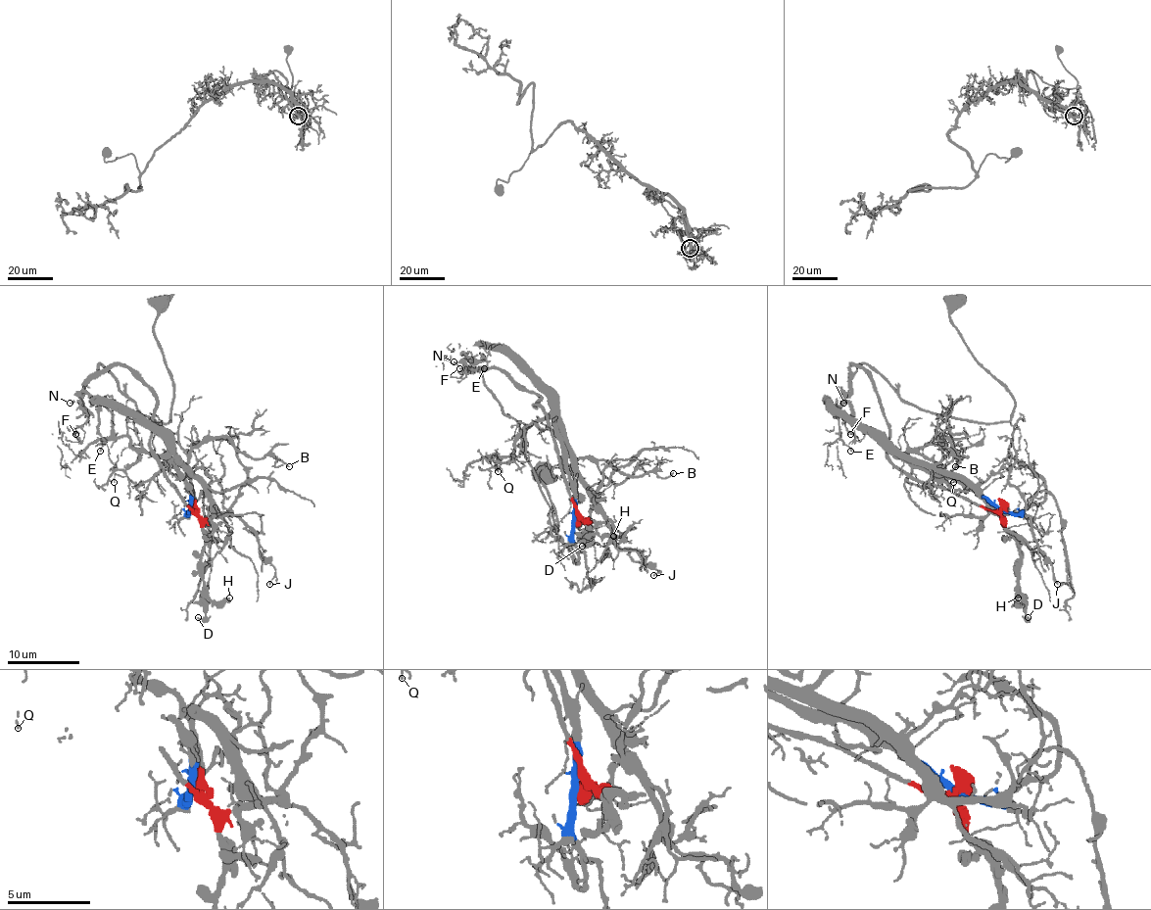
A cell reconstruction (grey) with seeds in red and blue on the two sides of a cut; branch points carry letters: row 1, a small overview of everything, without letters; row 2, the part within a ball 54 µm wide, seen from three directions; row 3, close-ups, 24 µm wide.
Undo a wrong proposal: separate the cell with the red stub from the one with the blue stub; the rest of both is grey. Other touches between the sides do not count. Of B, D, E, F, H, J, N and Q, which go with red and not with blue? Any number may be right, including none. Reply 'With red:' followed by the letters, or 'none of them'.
With red: D, E, F, H, N

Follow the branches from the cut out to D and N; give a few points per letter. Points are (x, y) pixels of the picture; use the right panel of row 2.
D: (1002, 508), (1005, 530), (1016, 543), (1020, 555), (1018, 596), (1024, 602), (1026, 617), (1029, 619), (1027, 617)
N: (1002, 508), (985, 510), (898, 468), (887, 451), (889, 423), (881, 398), (860, 367), (849, 367), (844, 404)

